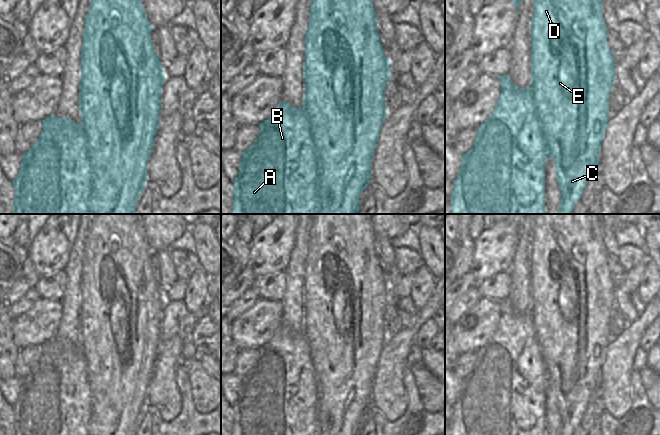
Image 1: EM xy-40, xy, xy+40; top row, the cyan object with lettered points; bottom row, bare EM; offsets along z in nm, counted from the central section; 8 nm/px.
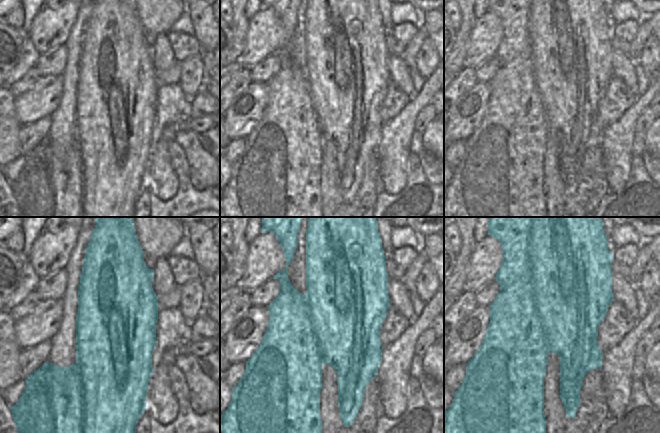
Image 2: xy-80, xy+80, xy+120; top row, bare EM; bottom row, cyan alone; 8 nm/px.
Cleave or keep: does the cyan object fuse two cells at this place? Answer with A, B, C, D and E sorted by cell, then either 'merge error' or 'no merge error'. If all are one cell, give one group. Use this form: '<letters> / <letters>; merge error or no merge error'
A B / C D E; merge error

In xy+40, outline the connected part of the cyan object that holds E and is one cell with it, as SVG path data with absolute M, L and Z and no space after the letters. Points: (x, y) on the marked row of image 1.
M535 0L533 5L533 19L531 21L531 89L535 99L535 109L547 141L549 156L555 161L555 173L561 191L559 214L572 213L587 185L593 169L597 167L599 162L599 151L609 121L609 95L615 84L615 62L607 41L607 27L603 19L603 4L601 0Z

